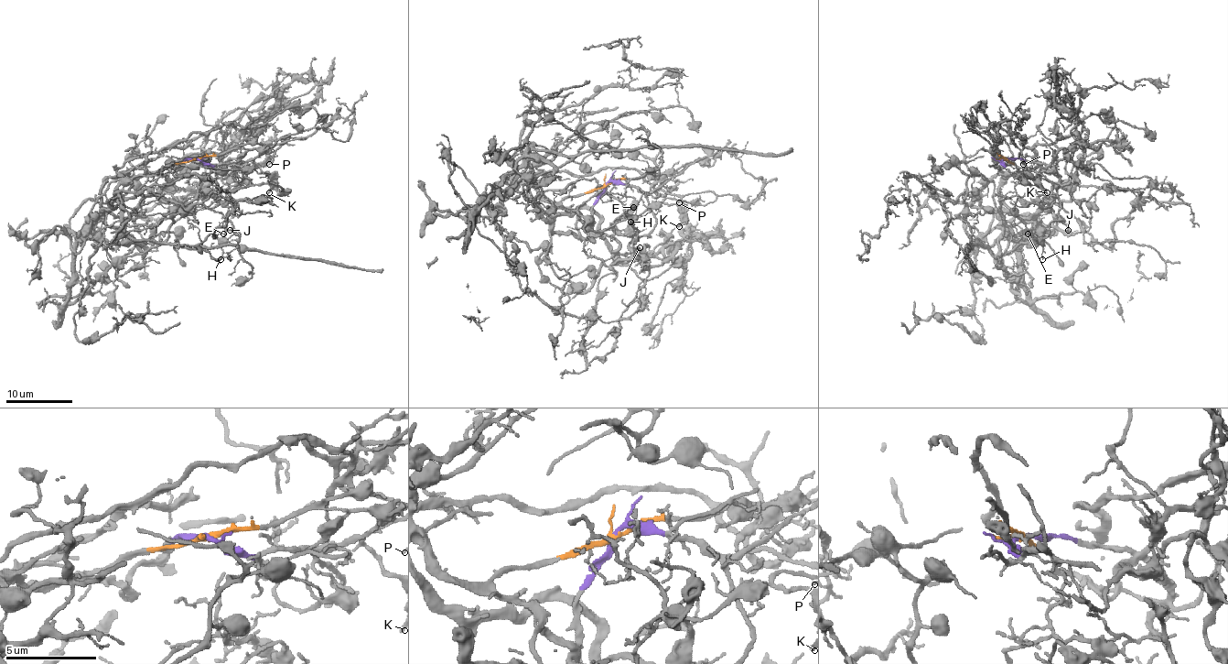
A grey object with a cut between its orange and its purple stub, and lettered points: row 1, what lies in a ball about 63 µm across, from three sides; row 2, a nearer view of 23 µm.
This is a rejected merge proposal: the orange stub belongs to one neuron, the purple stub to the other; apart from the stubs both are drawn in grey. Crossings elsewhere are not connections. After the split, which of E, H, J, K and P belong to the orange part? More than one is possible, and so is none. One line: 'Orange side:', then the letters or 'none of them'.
Orange side: K, P

